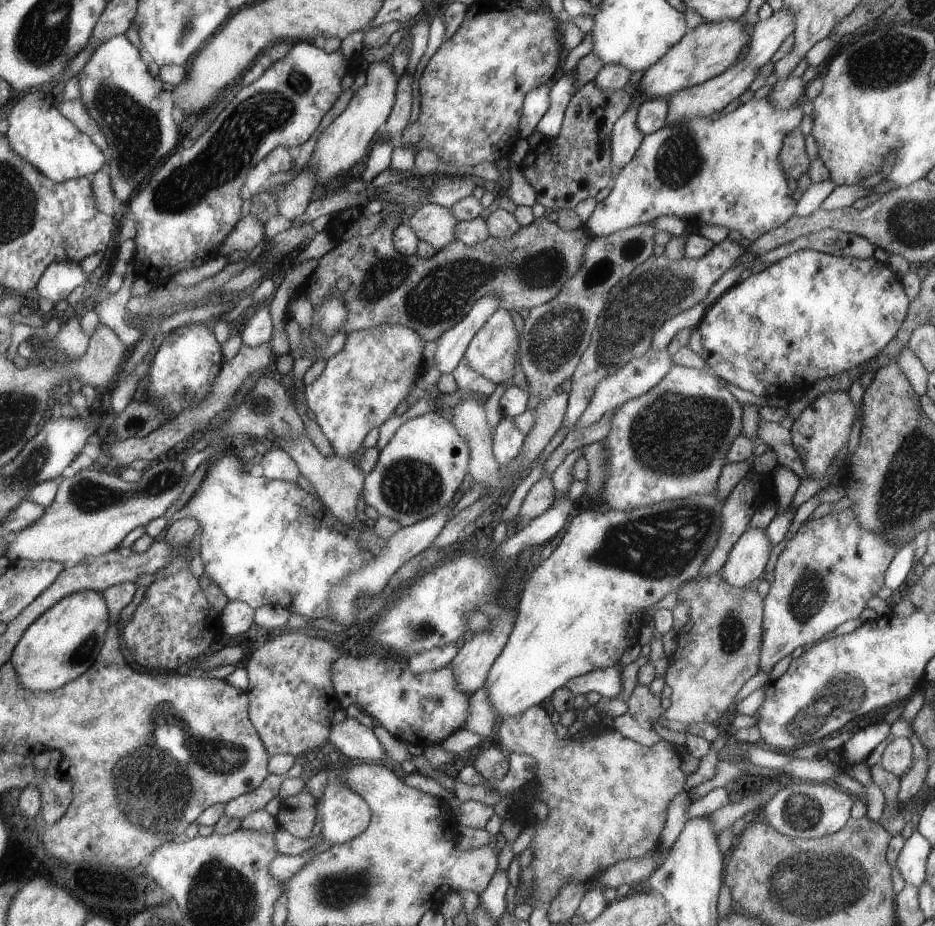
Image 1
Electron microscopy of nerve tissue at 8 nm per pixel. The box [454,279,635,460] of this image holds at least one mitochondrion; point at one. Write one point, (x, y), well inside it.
(554, 338)

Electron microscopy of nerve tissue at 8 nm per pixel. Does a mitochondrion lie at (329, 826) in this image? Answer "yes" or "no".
no

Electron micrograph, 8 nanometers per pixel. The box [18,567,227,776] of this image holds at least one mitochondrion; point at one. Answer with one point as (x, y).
(82, 655)

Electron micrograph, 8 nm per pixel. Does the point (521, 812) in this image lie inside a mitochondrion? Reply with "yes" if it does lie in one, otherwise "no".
no

